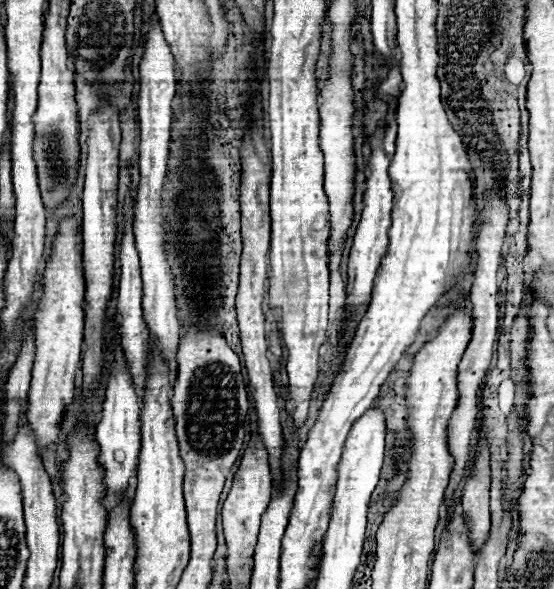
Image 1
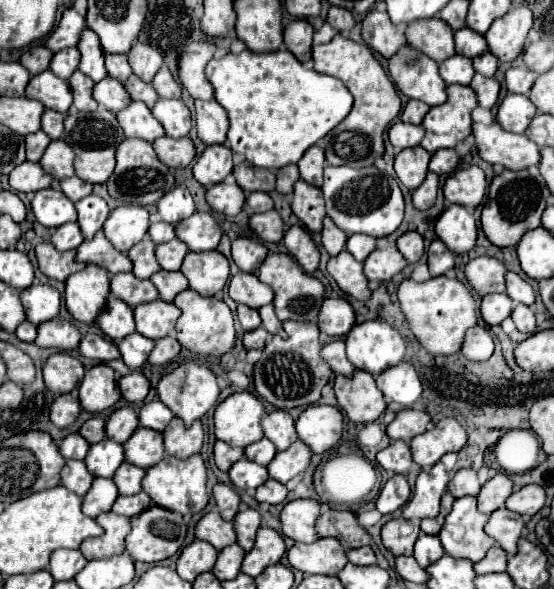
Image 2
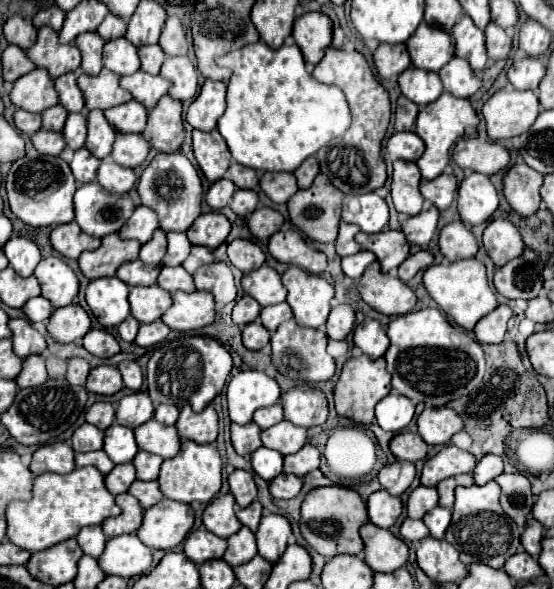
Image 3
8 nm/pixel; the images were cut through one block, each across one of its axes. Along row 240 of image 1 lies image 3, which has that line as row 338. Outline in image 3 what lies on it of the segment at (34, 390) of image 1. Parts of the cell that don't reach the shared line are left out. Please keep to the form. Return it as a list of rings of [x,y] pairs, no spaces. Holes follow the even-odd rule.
[[[80,304],[56,308],[52,316],[48,318],[46,330],[56,342],[68,344],[68,342],[84,338],[84,334],[90,330],[90,316]]]

